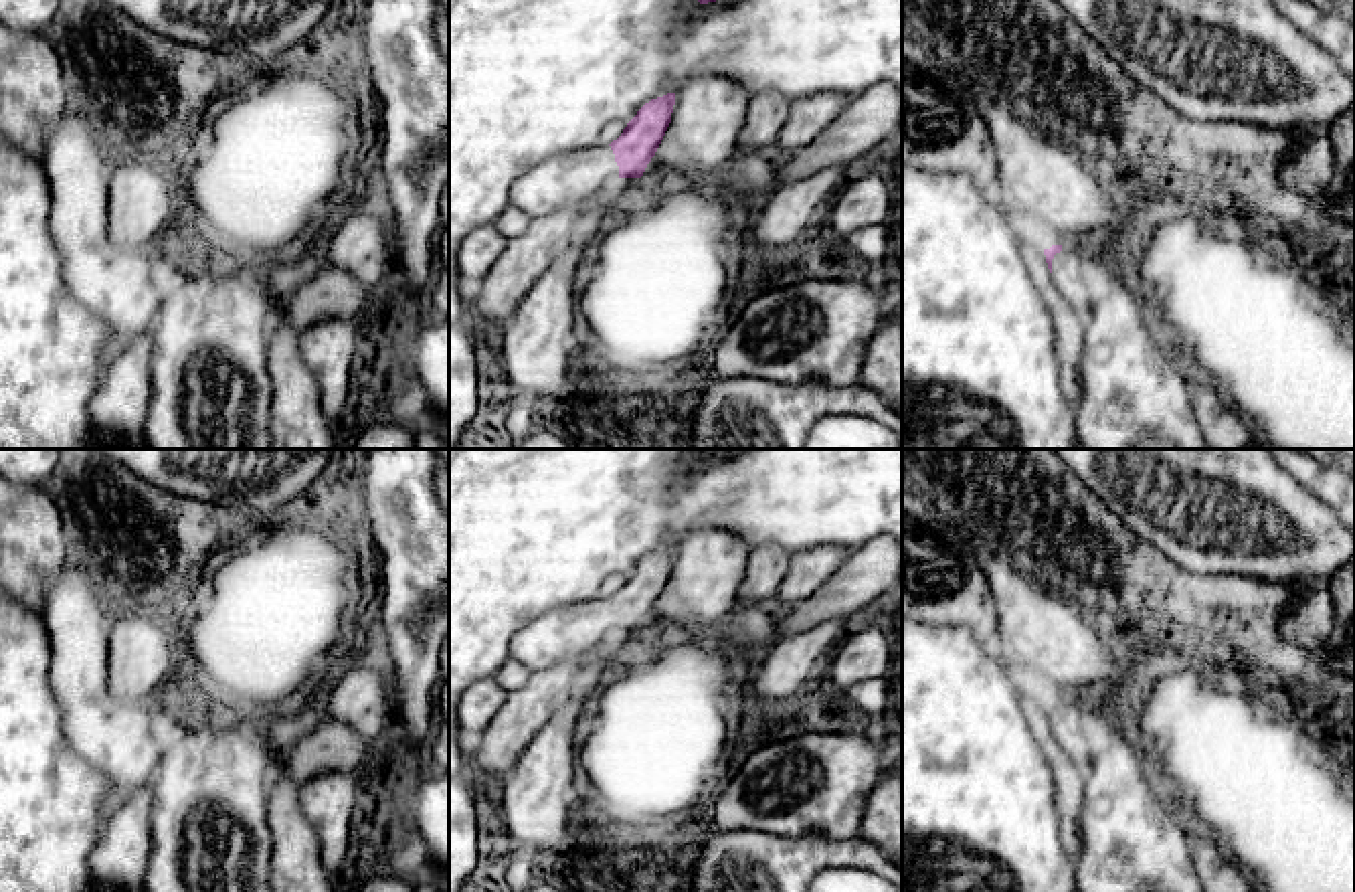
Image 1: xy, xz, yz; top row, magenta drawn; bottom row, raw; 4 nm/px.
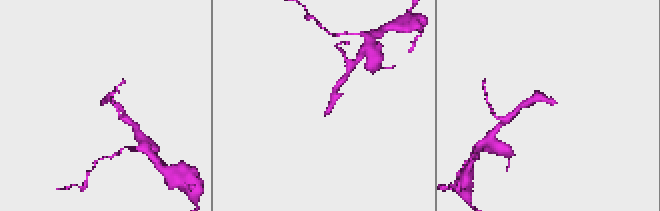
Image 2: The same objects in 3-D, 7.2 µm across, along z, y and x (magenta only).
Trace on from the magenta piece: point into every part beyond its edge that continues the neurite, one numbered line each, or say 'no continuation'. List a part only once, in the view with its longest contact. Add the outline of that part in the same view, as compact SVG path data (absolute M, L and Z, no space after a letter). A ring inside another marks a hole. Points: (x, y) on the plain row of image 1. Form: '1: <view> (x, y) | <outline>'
1: xz (583, 630) | M609 597L552 609L526 627L510 641L510 657L540 672L566 657L595 659L619 633L619 619Z

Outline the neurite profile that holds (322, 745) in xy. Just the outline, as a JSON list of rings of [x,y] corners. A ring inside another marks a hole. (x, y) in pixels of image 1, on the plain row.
[[[315,716],[277,744],[275,771],[285,771],[295,783],[324,771],[356,771],[372,740],[360,738],[350,726],[328,716]]]

